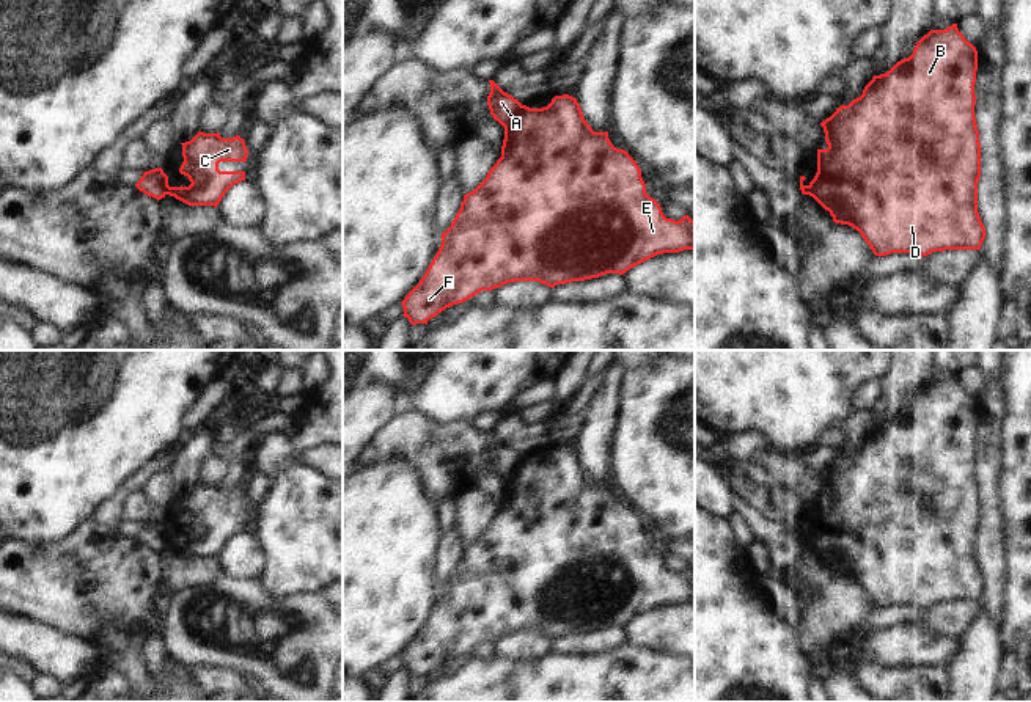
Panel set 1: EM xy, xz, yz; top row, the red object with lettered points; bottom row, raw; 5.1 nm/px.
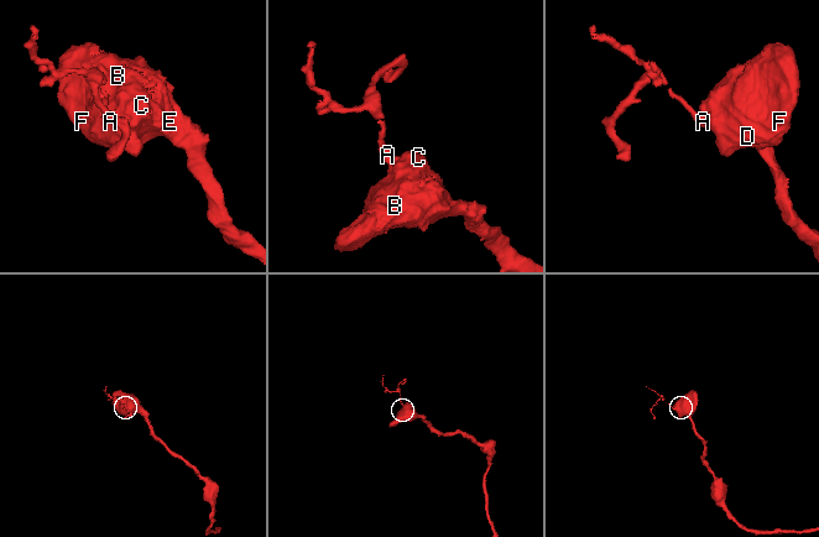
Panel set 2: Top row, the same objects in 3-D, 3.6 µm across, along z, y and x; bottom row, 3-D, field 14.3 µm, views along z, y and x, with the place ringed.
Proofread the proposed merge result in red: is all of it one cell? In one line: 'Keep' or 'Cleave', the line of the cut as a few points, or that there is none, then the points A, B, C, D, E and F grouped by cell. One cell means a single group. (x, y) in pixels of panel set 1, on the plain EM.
Cleave. Split along xz (524, 457), (505, 479). Groups: A / B C D E F.

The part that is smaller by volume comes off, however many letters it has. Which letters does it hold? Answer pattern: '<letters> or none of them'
A

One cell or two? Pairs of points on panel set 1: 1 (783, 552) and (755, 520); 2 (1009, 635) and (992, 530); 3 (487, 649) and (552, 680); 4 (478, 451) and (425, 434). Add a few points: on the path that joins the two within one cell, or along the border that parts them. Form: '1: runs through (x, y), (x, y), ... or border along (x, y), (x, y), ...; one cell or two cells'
1: runs through (778, 544), (763, 528); one cell
2: border along (1005, 563), (1003, 621), (998, 627); two cells
3: border along (495, 655), (473, 658); two cells
4: runs through (465, 448), (437, 446); one cell

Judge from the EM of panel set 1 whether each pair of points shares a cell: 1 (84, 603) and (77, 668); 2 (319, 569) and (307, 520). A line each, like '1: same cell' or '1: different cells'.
1: different cells
2: same cell

